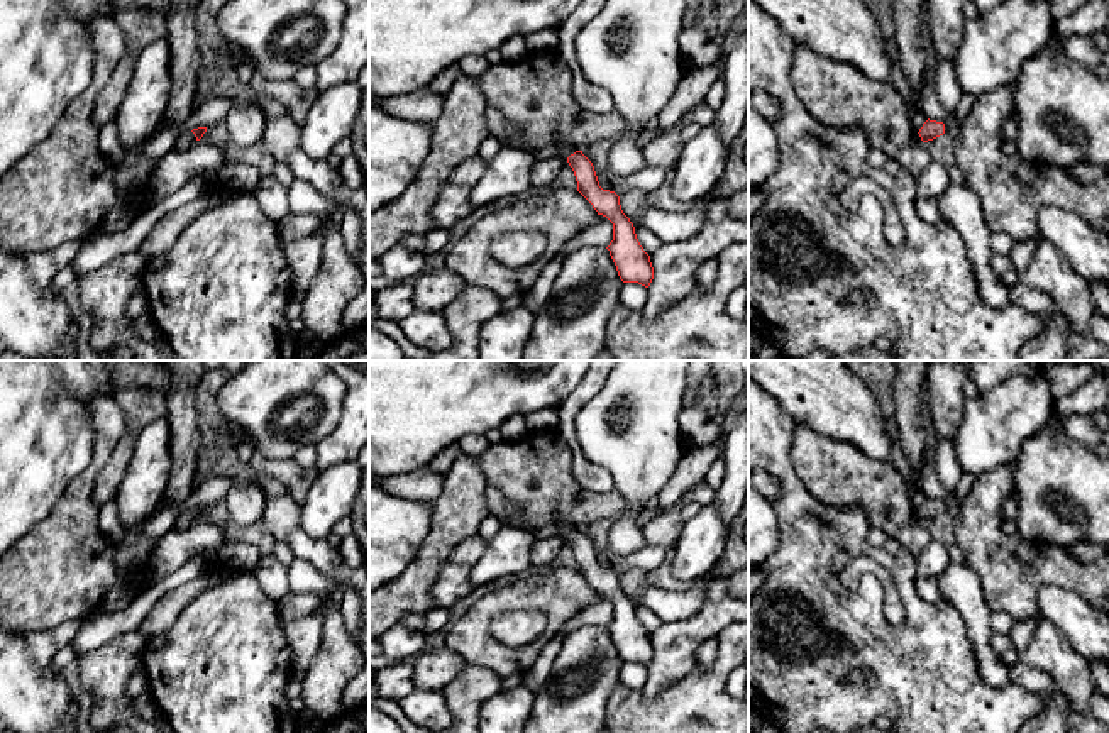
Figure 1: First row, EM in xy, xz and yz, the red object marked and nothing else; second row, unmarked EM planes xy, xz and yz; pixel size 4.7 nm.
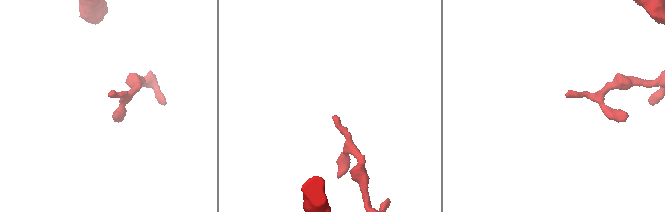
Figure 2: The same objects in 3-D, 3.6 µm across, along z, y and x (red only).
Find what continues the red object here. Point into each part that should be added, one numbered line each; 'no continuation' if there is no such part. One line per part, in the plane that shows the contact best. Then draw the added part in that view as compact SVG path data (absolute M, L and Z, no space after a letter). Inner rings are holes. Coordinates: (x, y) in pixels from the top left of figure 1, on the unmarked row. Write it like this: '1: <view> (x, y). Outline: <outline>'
1: xz (566, 529). Outline: M562 516L557 518L555 526L559 528L559 535L567 538L571 533L576 532L576 528L566 521Z

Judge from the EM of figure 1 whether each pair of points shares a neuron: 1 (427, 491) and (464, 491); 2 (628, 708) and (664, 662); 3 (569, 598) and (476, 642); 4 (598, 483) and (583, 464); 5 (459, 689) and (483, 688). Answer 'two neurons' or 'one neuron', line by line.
1: two neurons
2: two neurons
3: one neuron
4: one neuron
5: one neuron

